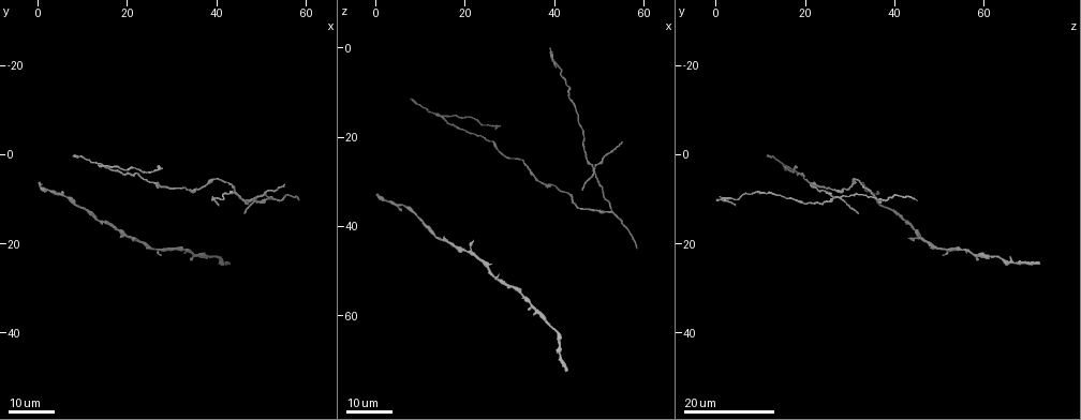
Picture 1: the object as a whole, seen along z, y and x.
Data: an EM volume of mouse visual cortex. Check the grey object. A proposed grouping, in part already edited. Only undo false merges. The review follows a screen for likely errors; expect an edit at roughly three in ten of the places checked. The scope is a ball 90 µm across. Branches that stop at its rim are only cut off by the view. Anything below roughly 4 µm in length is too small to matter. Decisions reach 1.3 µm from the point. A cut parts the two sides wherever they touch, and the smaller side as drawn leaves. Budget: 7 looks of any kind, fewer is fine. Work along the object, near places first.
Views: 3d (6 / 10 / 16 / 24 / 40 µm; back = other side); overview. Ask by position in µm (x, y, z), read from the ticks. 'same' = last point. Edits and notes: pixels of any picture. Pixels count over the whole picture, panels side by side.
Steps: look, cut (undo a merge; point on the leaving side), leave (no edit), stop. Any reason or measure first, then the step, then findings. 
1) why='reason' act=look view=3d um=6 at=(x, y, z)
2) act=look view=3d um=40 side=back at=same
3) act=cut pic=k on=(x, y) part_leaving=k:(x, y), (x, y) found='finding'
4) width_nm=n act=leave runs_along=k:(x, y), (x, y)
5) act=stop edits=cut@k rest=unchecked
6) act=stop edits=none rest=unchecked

why='three arms meet' act=look view=3d um=16 at=(52.5, 10.5, 36.5)

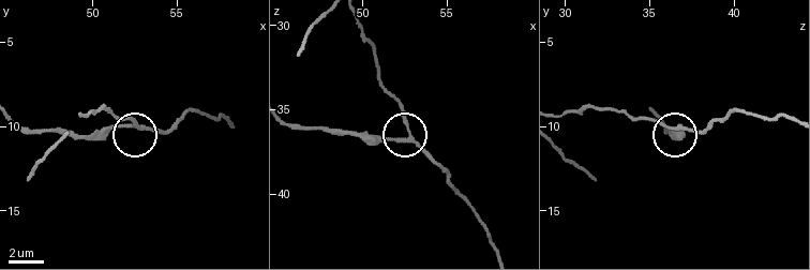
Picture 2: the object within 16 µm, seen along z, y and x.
why='closer look' act=look view=3d um=10 at=(53.0, 10.1, 36.9)

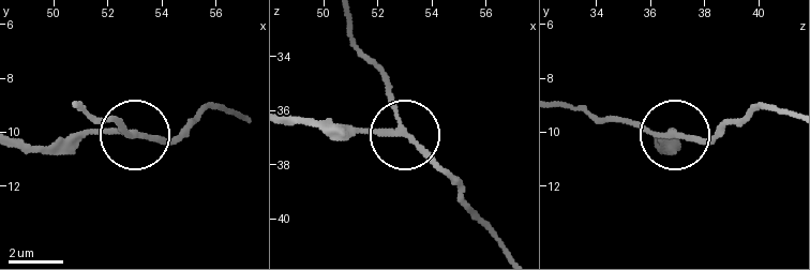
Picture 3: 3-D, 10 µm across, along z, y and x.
arms=3 act=leave runs_along=3:(17, 138), (65, 145), (100, 132), (155, 138), (180, 134) found='all the same neuron'

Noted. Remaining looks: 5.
why='looks like a crossing' act=look view=3d um=24 at=(48.5, 9.5, 26.5)

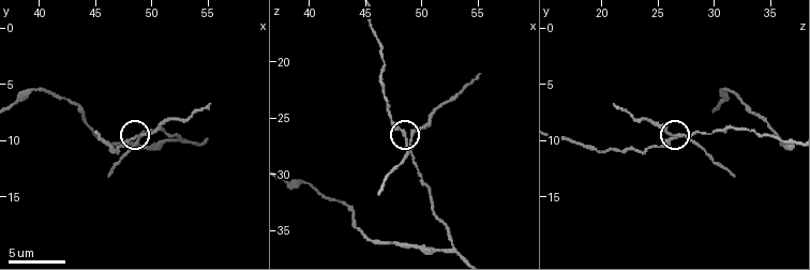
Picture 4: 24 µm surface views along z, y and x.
act=look view=3d um=10 at=(48.8, 9.4, 27.0)

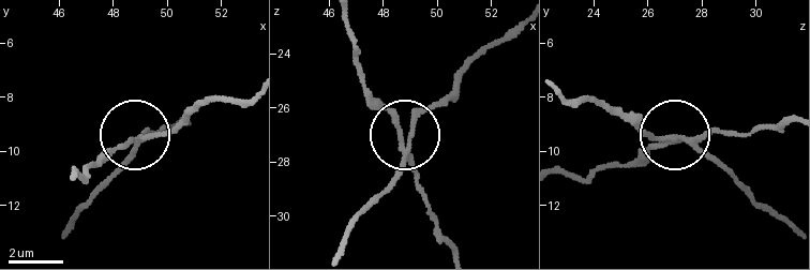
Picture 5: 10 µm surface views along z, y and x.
side_arm_um=10 act=cut pic=5 on=(146, 138) part_leaving=5:(137, 141), (165, 134), (206, 104), (248, 102) found='two neurons meet here'

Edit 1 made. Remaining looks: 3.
why='redraw' act=look view=overview

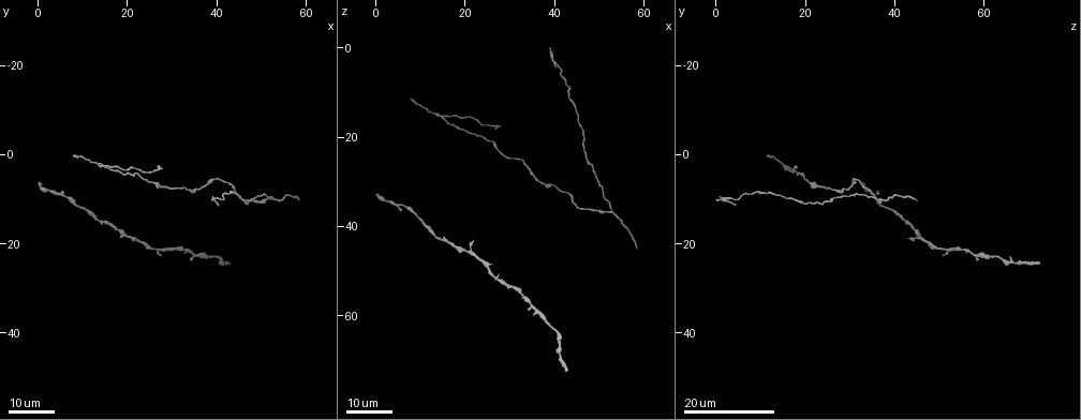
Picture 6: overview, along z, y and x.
why='branch point' act=look view=3d um=16 at=(15.0, 3.0, 15.0)

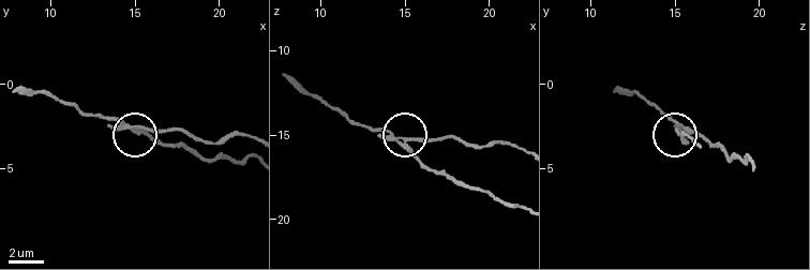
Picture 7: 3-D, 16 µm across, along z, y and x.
act=look view=3d um=6 at=(15.1, 2.5, 15.2)

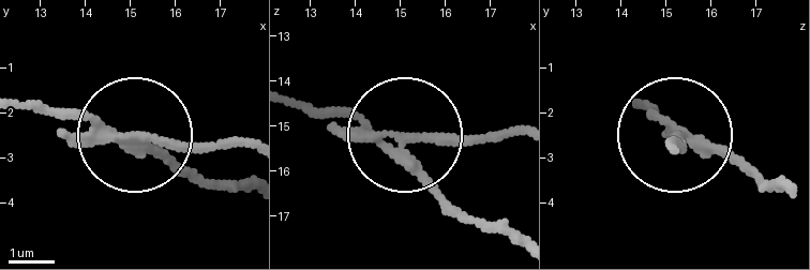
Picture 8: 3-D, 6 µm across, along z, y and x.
arms=3 act=cut pic=8 on=(178, 140) part_leaving=8:(116, 137), (250, 149) found='two neurons meet here'

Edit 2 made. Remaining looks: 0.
act=stop edits=cut@5,cut@8 rest=unchecked

